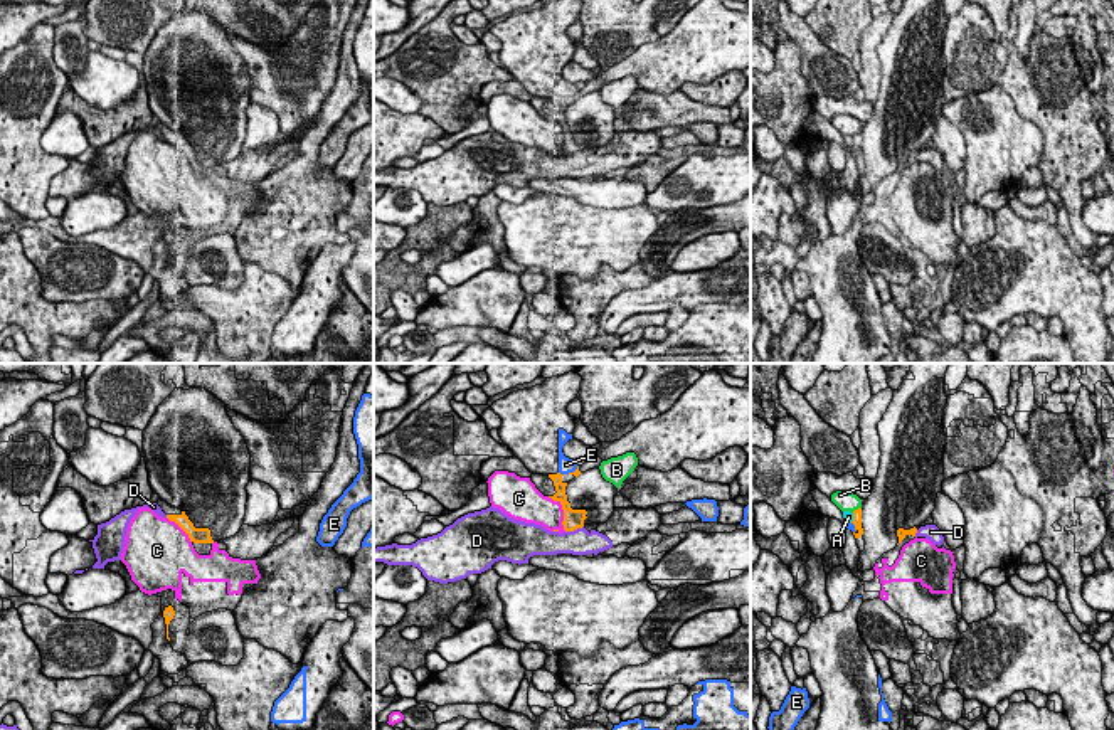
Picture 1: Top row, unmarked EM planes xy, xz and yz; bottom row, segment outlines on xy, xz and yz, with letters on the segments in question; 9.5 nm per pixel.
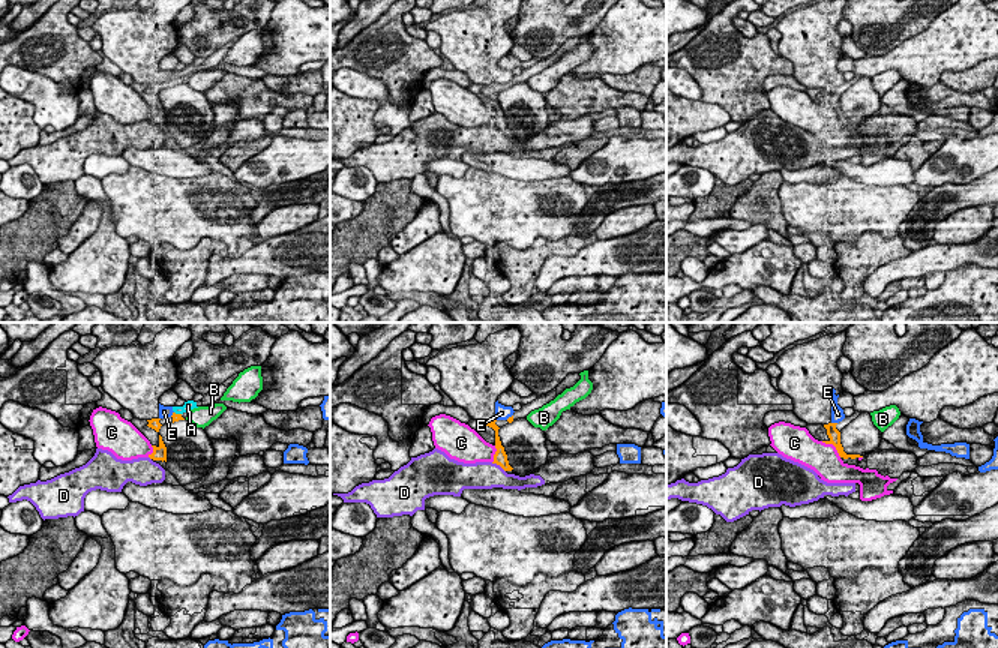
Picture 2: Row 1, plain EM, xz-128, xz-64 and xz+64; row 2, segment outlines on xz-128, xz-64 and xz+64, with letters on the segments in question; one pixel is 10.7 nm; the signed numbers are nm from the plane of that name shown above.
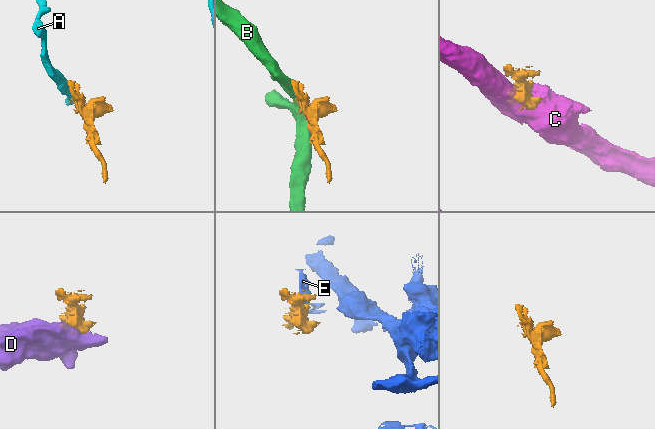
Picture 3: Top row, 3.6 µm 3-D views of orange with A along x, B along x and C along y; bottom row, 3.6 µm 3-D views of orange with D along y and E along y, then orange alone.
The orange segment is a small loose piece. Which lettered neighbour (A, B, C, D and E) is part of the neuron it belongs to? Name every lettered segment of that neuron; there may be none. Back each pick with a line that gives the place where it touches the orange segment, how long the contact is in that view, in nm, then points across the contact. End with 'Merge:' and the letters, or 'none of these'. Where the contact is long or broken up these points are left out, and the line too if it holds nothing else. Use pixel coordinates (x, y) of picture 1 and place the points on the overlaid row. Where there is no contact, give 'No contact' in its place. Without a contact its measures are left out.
D: Touches orange at xz (574, 528). Shared border 190 nm
Merge: D

